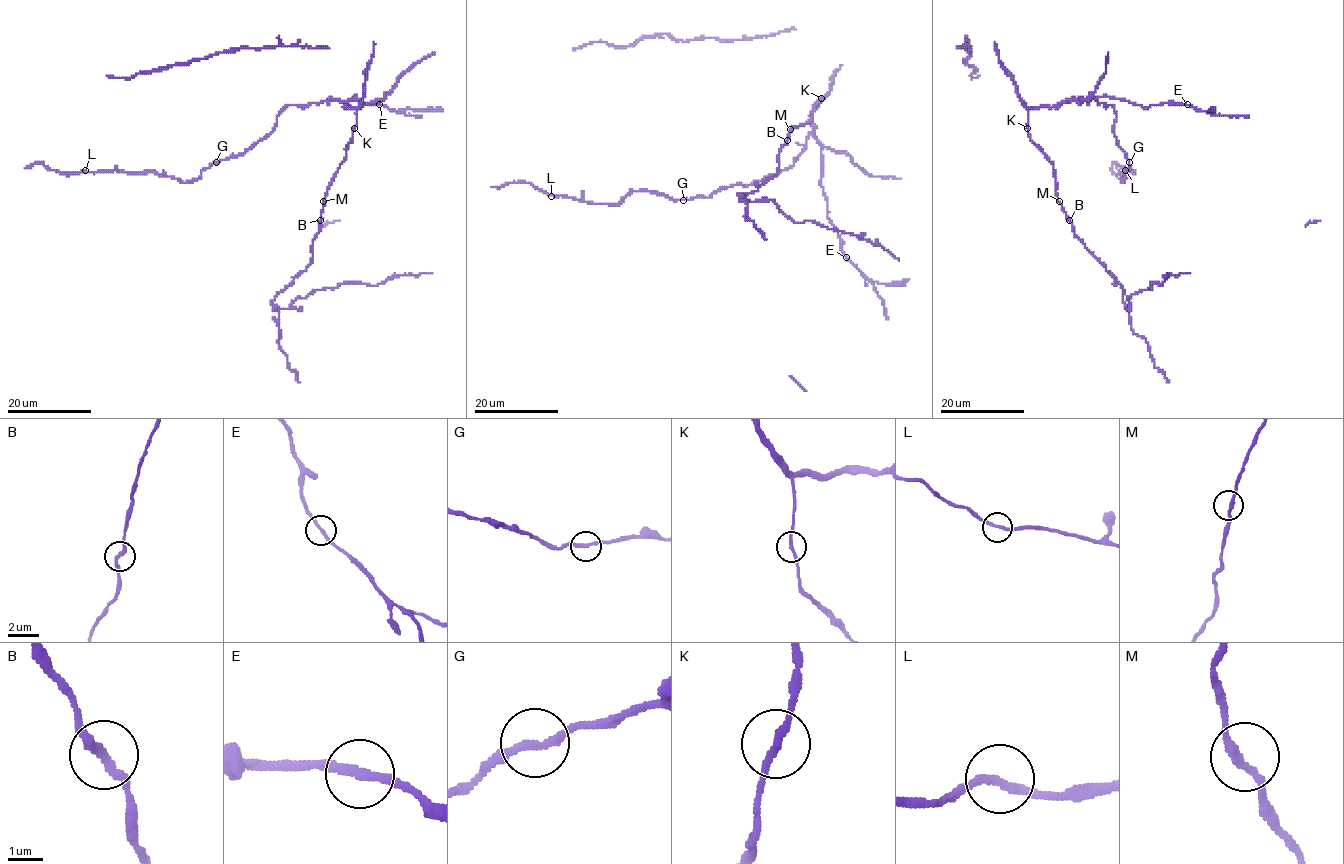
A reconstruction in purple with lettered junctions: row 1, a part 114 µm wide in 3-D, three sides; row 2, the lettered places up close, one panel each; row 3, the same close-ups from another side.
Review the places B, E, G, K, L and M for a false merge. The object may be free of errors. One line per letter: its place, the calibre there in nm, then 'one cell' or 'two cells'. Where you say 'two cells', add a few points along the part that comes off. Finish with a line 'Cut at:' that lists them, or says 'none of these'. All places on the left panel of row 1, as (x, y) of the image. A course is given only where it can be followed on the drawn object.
B: at (320, 220); 240 nm thick; one cell
E: at (379, 104); 240 nm thick; two cells
G: at (216, 162); 220 nm thick; one cell
K: at (354, 128); 200 nm thick; one cell
L: at (85, 170); 200 nm thick; one cell
M: at (323, 201); 220 nm thick; one cell
Cut at: E

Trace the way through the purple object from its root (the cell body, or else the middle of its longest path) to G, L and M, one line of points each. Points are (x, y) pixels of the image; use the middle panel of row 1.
G: (822, 98), (812, 113), (812, 130), (805, 149), (792, 166), (746, 186), (719, 187), (709, 197), (683, 200)
L: (822, 98), (794, 164), (752, 184), (675, 200), (640, 189), (618, 204), (551, 196)
M: (822, 98), (807, 123), (790, 129)

